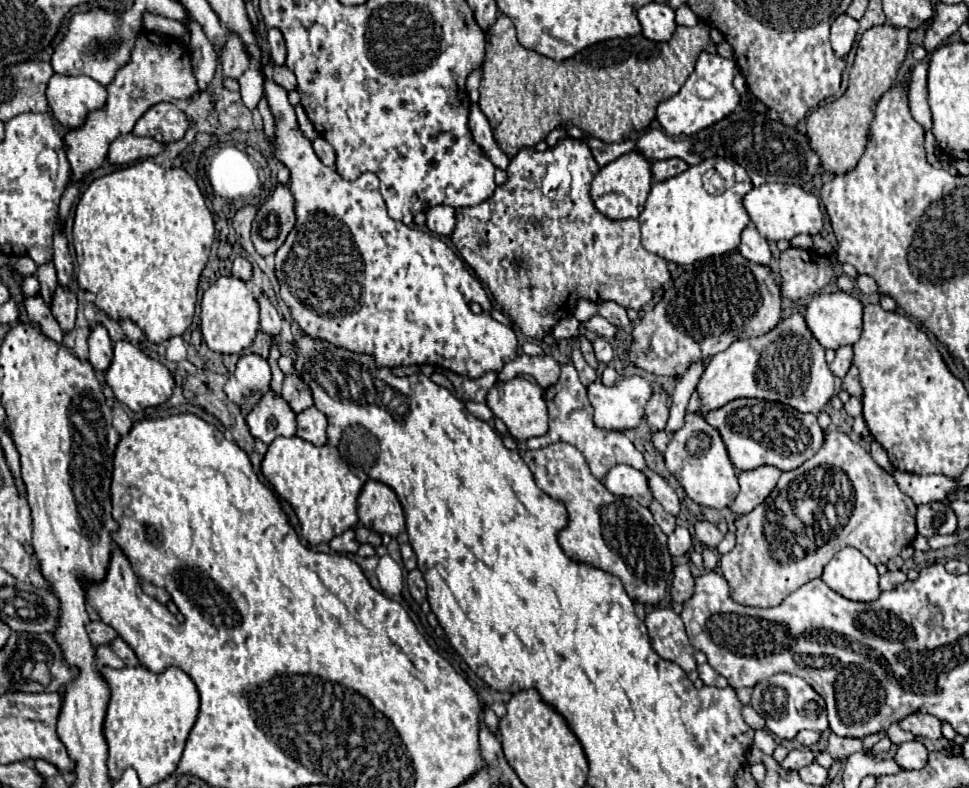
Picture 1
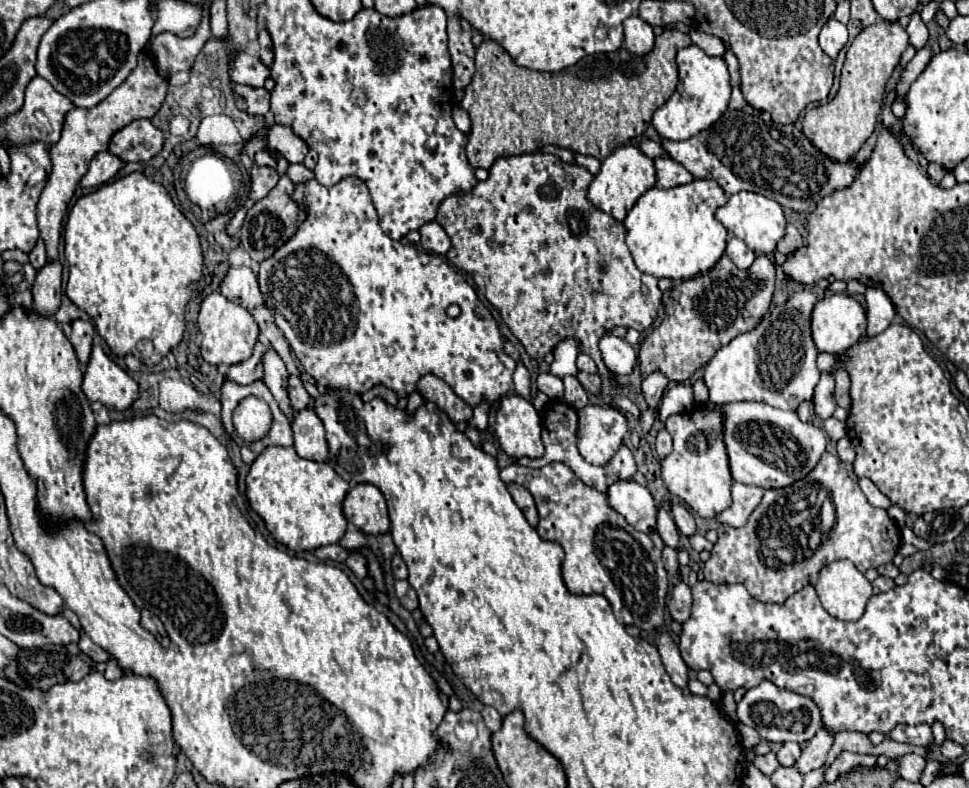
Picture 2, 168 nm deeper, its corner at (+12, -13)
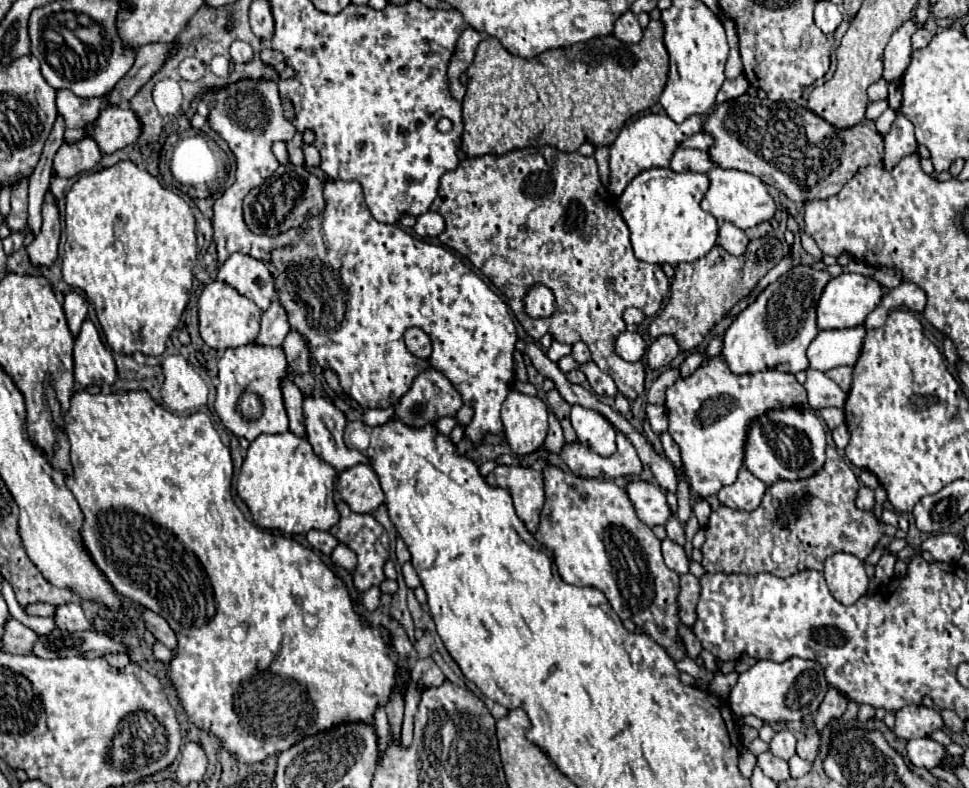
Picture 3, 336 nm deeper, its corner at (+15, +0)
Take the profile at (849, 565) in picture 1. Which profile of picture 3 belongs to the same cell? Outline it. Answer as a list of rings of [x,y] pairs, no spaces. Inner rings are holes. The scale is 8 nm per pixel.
[[[835,552],[825,560],[825,580],[831,594],[845,606],[857,602],[865,592],[869,578],[865,574],[863,562],[847,552]]]

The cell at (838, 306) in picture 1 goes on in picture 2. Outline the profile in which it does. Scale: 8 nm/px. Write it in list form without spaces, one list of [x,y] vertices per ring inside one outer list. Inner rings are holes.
[[[834,293],[816,303],[812,313],[812,337],[818,351],[842,353],[848,351],[866,333],[866,309],[848,293]]]

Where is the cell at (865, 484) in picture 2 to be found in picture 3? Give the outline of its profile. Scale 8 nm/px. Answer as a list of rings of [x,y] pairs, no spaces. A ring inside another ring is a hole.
[[[863,484],[863,486],[859,488],[857,508],[861,508],[861,510],[869,510],[869,508],[873,508],[873,504],[875,504],[875,490]]]

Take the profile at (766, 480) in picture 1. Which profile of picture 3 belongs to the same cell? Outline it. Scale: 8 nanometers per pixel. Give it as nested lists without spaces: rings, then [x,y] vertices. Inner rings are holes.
[[[741,468],[735,484],[721,488],[717,498],[723,506],[751,512],[753,508],[757,508],[761,504],[765,488],[767,486],[759,478],[755,478],[747,468]]]

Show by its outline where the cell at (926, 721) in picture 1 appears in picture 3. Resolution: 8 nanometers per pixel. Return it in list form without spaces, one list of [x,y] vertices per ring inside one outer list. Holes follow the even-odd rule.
[[[905,706],[895,714],[895,732],[905,738],[925,738],[933,730],[943,728],[943,720],[937,710],[929,710],[925,706]]]

